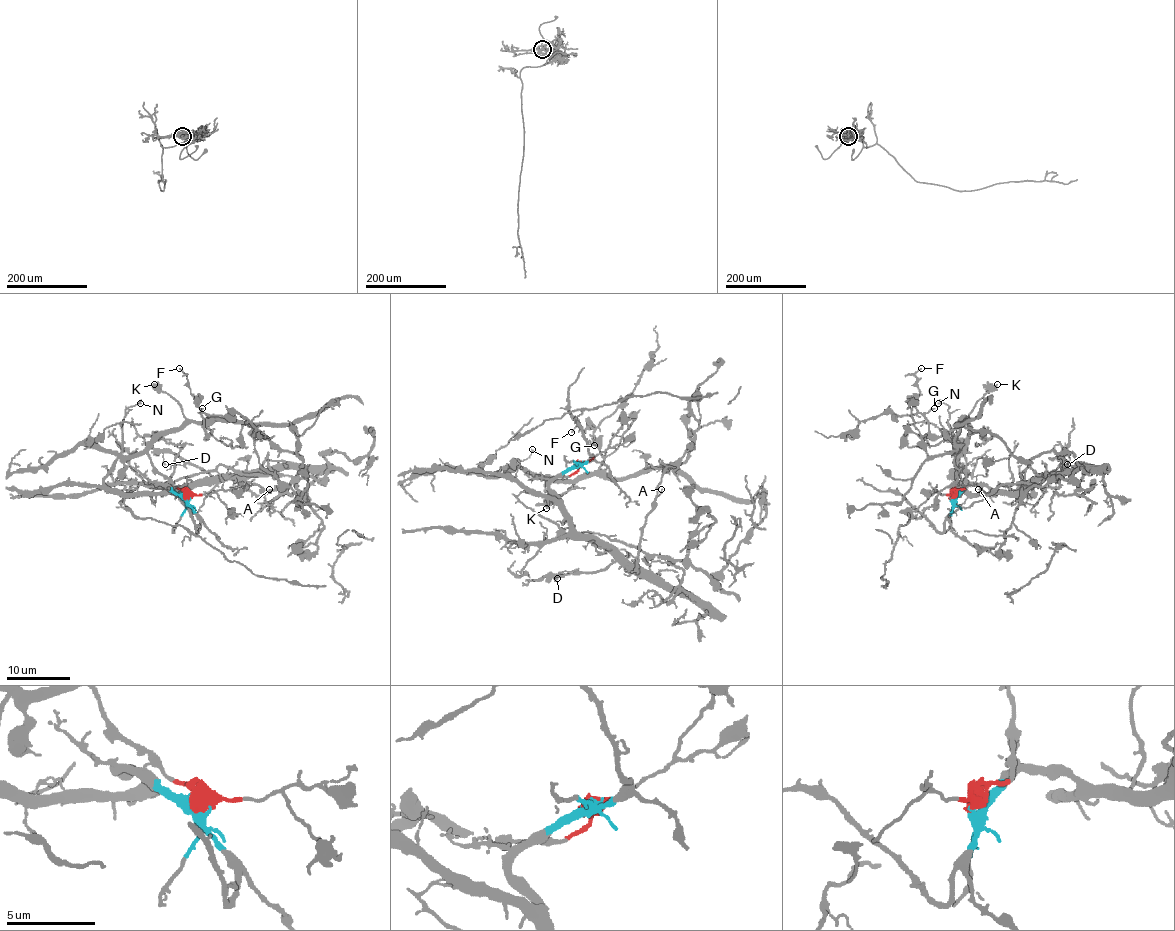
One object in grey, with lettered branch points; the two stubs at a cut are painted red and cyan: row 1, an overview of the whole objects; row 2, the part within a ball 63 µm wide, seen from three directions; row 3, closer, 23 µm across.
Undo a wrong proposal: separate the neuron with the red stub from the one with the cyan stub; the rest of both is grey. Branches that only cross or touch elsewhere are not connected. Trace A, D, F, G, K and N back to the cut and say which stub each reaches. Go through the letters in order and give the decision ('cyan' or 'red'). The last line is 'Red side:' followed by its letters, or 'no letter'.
A: cyan
D: cyan
F: red
G: red
K: red
N: cyan
Red side: F, G, K

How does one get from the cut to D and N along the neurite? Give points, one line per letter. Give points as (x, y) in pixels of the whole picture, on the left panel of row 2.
D: (185, 497), (158, 485), (169, 491), (183, 491), (223, 478), (211, 477), (171, 453), (163, 454), (166, 464)
N: (185, 497), (158, 485), (163, 485), (158, 493), (118, 493), (103, 483), (121, 451), (127, 408), (140, 403)

